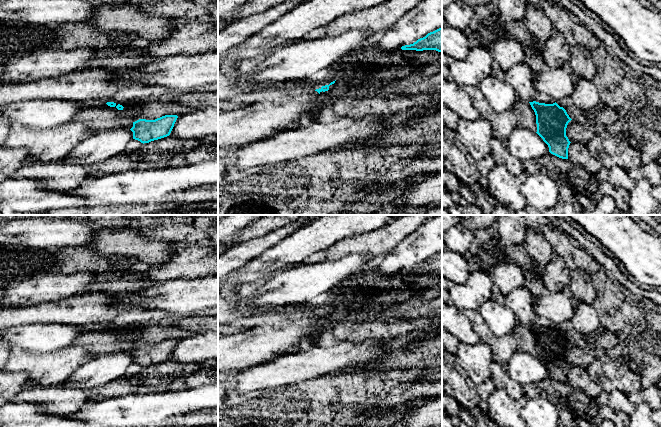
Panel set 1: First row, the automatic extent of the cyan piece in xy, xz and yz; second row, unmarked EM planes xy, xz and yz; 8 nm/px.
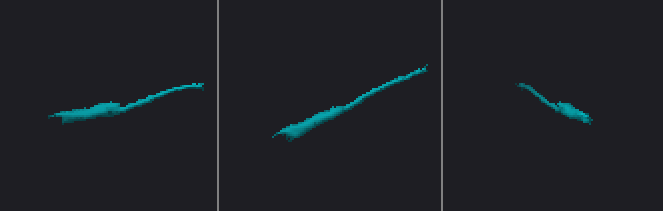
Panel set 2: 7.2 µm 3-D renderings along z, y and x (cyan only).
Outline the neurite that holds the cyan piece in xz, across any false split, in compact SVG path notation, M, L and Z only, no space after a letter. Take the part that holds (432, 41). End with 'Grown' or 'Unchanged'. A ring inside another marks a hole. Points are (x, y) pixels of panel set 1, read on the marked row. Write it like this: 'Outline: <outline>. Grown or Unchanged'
Outline: M442 28L428 33L425 37L418 39L410 45L401 47L402 50L436 50L442 52Z. Unchanged

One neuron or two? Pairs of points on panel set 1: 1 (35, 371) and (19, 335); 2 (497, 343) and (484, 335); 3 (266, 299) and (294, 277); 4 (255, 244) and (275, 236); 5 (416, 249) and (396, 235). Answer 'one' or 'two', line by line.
1: two
2: one
3: one
4: one
5: two

